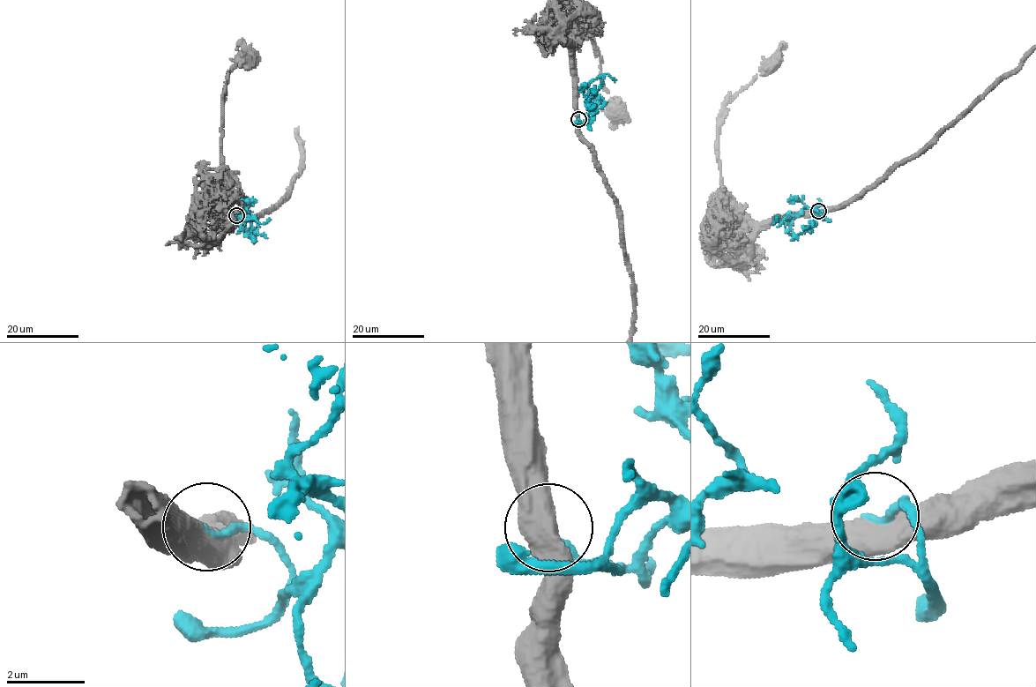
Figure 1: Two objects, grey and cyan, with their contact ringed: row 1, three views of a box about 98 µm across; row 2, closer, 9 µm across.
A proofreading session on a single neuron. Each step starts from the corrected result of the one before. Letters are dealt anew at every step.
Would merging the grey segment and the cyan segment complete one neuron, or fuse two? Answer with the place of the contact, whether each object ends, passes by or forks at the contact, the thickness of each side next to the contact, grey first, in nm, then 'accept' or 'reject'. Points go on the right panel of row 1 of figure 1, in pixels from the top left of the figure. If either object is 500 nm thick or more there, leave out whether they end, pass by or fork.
(818, 211) | 600/200 nm | reject

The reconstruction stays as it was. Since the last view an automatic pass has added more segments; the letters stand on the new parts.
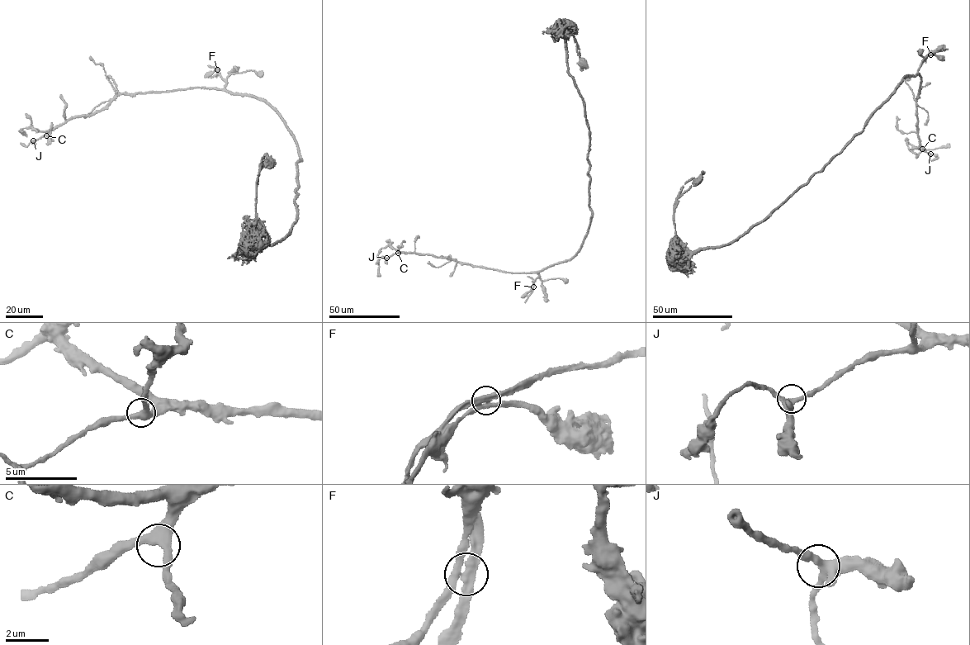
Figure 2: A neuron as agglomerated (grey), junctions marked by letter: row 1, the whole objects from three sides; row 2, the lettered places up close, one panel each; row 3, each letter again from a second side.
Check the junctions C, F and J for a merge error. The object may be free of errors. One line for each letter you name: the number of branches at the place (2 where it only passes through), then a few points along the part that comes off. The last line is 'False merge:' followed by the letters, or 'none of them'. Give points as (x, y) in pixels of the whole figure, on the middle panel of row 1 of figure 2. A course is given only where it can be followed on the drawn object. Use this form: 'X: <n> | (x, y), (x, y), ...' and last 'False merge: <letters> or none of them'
F: 3 | (532, 286), (525, 303)
False merge: F

